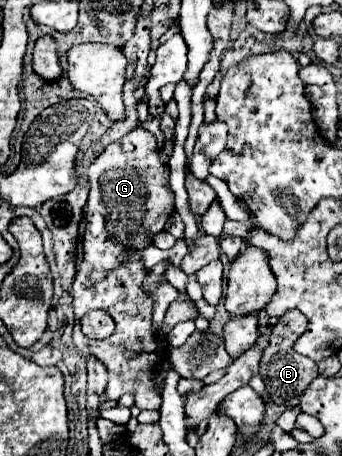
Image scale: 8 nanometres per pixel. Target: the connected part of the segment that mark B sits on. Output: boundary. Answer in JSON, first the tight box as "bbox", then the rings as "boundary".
{"bbox":[259,310,319,406],"boundary":[[[291,310],[287,314],[283,314],[279,324],[273,328],[271,342],[269,342],[269,346],[265,350],[265,356],[261,360],[259,376],[263,378],[263,382],[267,386],[267,392],[271,394],[269,398],[275,404],[281,404],[281,406],[299,404],[299,396],[305,392],[305,388],[311,384],[311,380],[315,380],[319,376],[317,364],[311,358],[307,358],[303,354],[297,354],[295,348],[293,348],[297,338],[305,332],[305,328],[307,328],[307,318],[297,310]]]}

